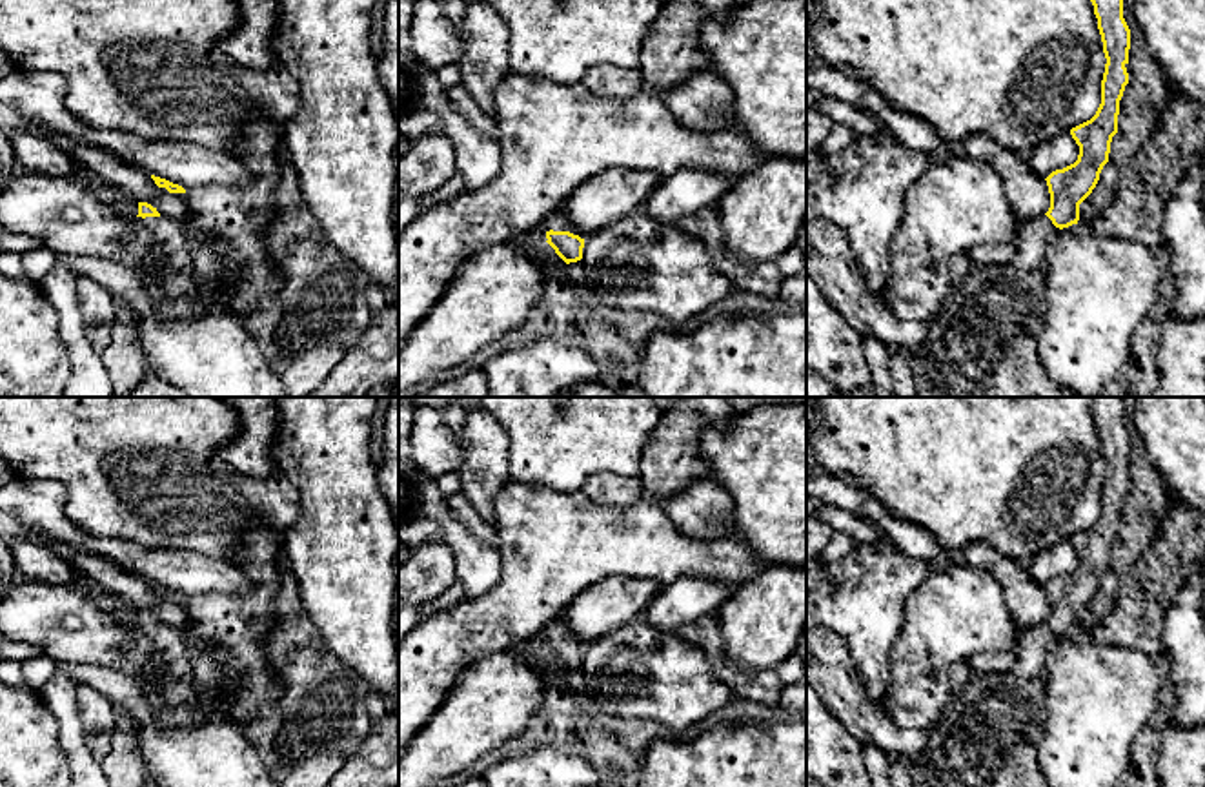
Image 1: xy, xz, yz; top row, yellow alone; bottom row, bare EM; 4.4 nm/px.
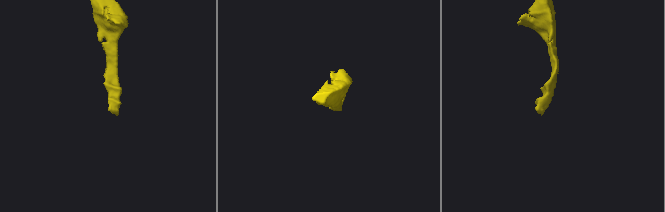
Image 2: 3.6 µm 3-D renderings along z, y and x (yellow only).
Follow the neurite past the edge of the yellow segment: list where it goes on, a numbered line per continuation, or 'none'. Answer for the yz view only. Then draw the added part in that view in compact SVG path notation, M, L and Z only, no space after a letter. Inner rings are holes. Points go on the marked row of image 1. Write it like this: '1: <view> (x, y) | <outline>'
1: yz (1029, 250) | M1038 215L1021 222L1014 240L1005 244L981 244L968 251L974 268L1012 262L1019 273L1038 271L1047 264L1048 244L1056 239L1059 228L1047 215Z

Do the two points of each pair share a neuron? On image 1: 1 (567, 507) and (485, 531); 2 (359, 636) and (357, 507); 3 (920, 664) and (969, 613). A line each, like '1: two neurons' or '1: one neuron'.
1: two neurons
2: one neuron
3: one neuron

